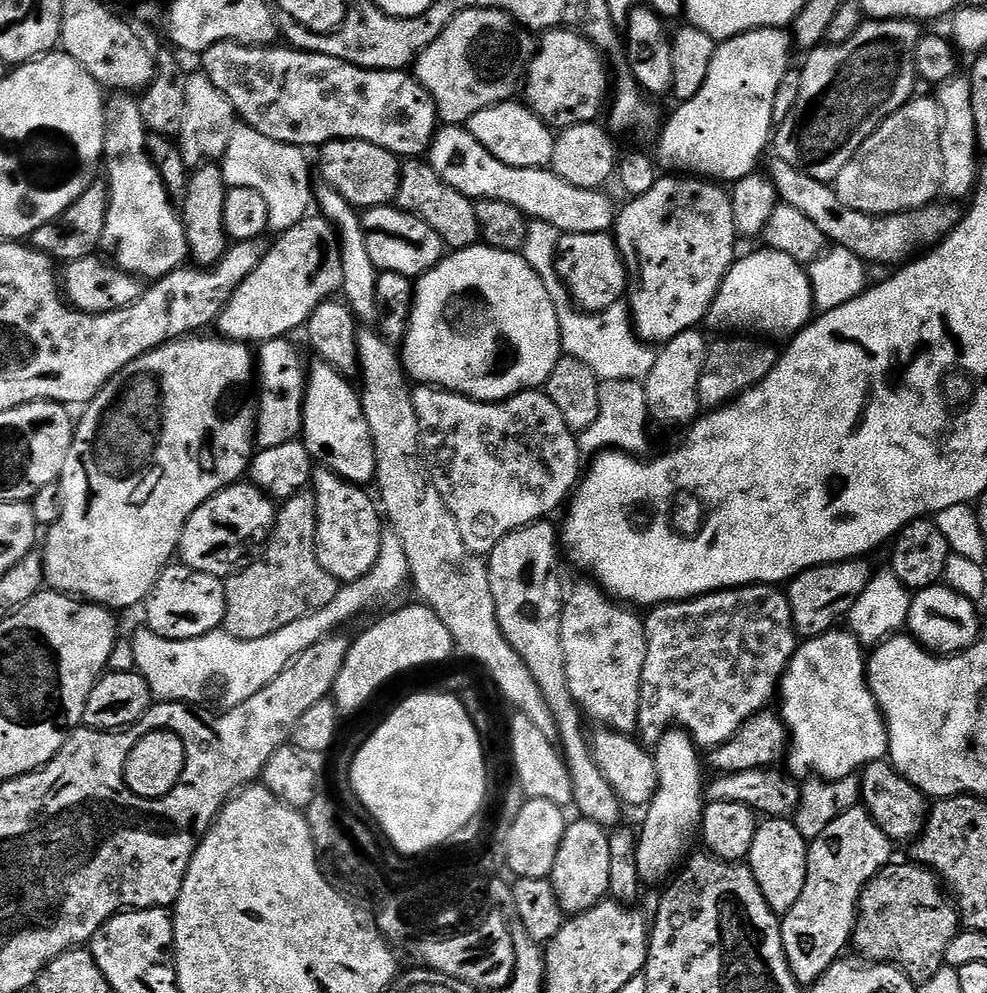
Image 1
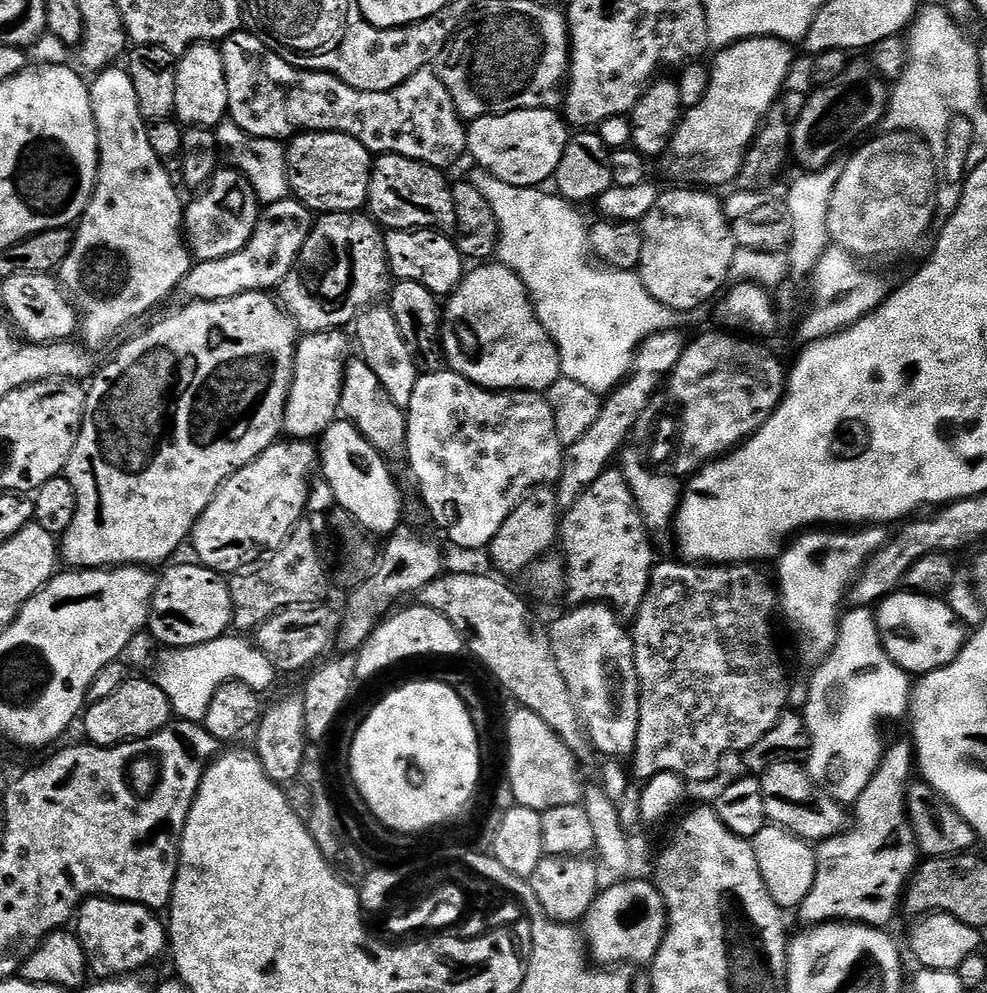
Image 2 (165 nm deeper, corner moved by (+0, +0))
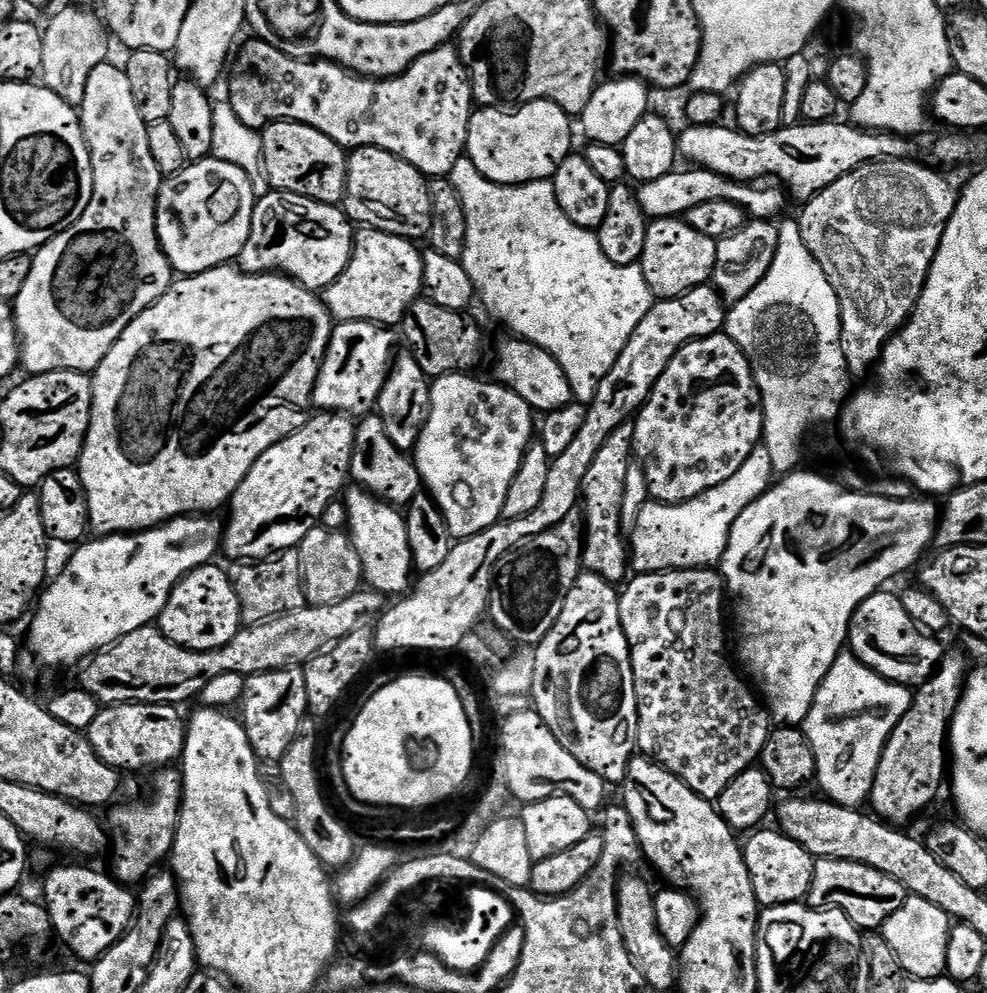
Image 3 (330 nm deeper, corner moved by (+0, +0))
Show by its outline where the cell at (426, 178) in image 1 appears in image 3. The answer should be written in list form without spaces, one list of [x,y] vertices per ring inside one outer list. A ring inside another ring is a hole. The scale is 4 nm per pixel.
[[[356,148],[355,151],[349,155],[348,158],[348,177],[346,178],[346,194],[344,195],[344,202],[342,205],[344,213],[348,215],[348,219],[355,222],[360,226],[367,226],[369,228],[377,228],[383,232],[389,232],[390,234],[398,234],[404,236],[408,240],[413,242],[427,237],[430,226],[432,225],[432,189],[430,187],[429,177],[424,176],[416,169],[416,165],[409,162],[409,160],[403,156],[395,156],[390,154],[386,148]]]

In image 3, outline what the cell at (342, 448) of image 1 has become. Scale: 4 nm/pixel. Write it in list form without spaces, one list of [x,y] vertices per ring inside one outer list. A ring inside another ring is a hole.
[[[360,486],[347,489],[346,503],[348,507],[346,528],[351,535],[354,550],[358,550],[367,587],[373,592],[383,592],[390,598],[407,593],[414,584],[414,575],[412,576],[414,565],[410,538],[404,521],[405,513],[399,507],[388,504]]]

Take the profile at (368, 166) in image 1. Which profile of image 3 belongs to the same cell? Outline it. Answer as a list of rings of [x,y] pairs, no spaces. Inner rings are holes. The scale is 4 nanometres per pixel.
[[[279,120],[273,124],[263,125],[262,154],[264,155],[264,169],[269,185],[277,192],[289,192],[310,198],[314,202],[323,204],[343,205],[346,194],[346,178],[348,177],[349,153],[332,136],[327,136],[323,127],[314,124],[299,124],[293,120]]]

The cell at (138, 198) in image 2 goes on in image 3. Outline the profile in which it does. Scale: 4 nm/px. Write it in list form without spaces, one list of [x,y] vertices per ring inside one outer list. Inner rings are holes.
[[[106,62],[102,66],[98,66],[98,70],[94,70],[94,74],[90,74],[89,80],[86,81],[86,98],[78,105],[80,125],[88,143],[90,162],[94,170],[94,194],[90,198],[90,206],[86,206],[86,214],[82,214],[82,218],[78,218],[78,222],[74,222],[74,226],[62,230],[62,234],[58,234],[53,240],[36,249],[32,256],[30,278],[26,278],[26,286],[22,286],[22,290],[14,301],[16,330],[20,334],[22,368],[25,368],[25,373],[28,374],[57,372],[67,368],[71,372],[95,373],[102,358],[106,358],[106,354],[114,346],[114,342],[118,342],[122,330],[126,330],[126,326],[130,326],[130,322],[134,322],[134,318],[138,318],[138,314],[142,314],[142,310],[146,310],[154,302],[158,302],[158,298],[162,298],[162,294],[166,294],[168,287],[174,283],[172,263],[168,261],[158,238],[156,199],[160,193],[162,173],[158,170],[158,162],[154,162],[154,154],[150,154],[150,141],[146,138],[149,124],[144,121],[142,114],[138,114],[138,106],[134,103],[134,94],[130,90],[130,78],[126,78],[123,67],[119,63],[117,65],[112,63]]]

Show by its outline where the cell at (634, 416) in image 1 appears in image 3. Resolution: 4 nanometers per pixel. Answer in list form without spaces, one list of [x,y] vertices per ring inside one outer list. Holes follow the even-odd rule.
[[[761,446],[746,458],[738,474],[722,482],[722,486],[706,490],[698,498],[684,504],[644,504],[638,522],[630,529],[631,567],[642,573],[719,565],[730,542],[730,530],[734,522],[738,522],[738,514],[772,487],[776,475],[774,462],[770,462],[770,450]]]

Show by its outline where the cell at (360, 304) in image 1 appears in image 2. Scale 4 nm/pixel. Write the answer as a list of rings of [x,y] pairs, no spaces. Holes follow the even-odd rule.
[[[369,306],[356,317],[354,329],[356,328],[356,340],[354,336],[354,348],[357,348],[359,359],[374,370],[378,382],[382,382],[386,394],[394,403],[402,409],[407,410],[410,406],[410,398],[414,395],[414,386],[421,376],[421,369],[416,367],[416,357],[412,355],[410,346],[402,338],[398,331],[398,322],[394,322],[394,314],[387,306]]]

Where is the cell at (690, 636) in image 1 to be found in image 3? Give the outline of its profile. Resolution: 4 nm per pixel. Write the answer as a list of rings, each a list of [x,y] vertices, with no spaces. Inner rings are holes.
[[[712,566],[705,568],[675,568],[665,572],[642,572],[633,575],[624,586],[625,588],[622,588],[620,592],[620,621],[628,643],[632,645],[632,665],[634,666],[638,718],[640,719],[639,751],[644,754],[651,754],[657,763],[664,765],[664,768],[671,770],[677,777],[684,780],[699,796],[713,802],[717,801],[722,794],[722,790],[738,774],[755,765],[755,762],[760,757],[761,750],[766,746],[768,735],[770,735],[774,727],[774,721],[766,707],[765,701],[759,695],[756,697],[752,693],[753,685],[743,675],[740,677],[736,673],[737,665],[734,660],[734,665],[732,665],[732,660],[728,657],[728,632],[730,636],[730,628],[729,625],[728,628],[724,625],[724,596],[726,600],[724,577]]]

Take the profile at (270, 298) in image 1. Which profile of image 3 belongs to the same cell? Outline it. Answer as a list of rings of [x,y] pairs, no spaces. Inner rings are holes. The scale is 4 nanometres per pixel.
[[[360,226],[355,229],[354,243],[352,246],[352,257],[350,262],[346,266],[346,270],[342,270],[342,274],[329,288],[325,288],[322,293],[322,299],[324,305],[328,308],[328,313],[332,316],[333,321],[336,322],[374,322],[375,324],[383,324],[385,326],[400,326],[403,325],[404,315],[410,310],[410,306],[416,300],[421,299],[424,292],[424,258],[421,249],[416,249],[417,245],[413,241],[408,240],[404,236],[398,234],[390,234],[389,232],[383,232],[377,228],[369,228],[367,226]]]

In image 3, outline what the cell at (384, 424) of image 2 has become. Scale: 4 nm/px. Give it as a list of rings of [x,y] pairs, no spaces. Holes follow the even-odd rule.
[[[379,414],[365,415],[357,423],[350,476],[357,485],[393,506],[407,506],[422,491],[415,459],[394,444],[394,438],[390,438],[387,424]]]

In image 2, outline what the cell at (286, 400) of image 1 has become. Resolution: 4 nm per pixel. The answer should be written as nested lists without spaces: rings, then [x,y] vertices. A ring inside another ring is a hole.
[[[340,330],[309,332],[297,343],[296,371],[292,374],[292,385],[284,411],[282,432],[285,437],[296,442],[315,441],[338,419],[346,363],[344,351],[350,348],[349,337],[347,340],[344,335]]]

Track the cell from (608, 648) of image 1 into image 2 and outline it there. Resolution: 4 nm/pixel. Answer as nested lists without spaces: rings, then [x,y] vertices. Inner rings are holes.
[[[609,466],[605,472],[598,474],[598,478],[594,478],[594,482],[590,482],[590,486],[586,486],[582,498],[566,509],[558,524],[558,548],[561,548],[559,551],[564,562],[564,590],[569,605],[606,604],[621,621],[635,621],[658,560],[652,553],[652,540],[648,535],[650,529],[634,502],[634,494],[624,473],[619,467]]]

